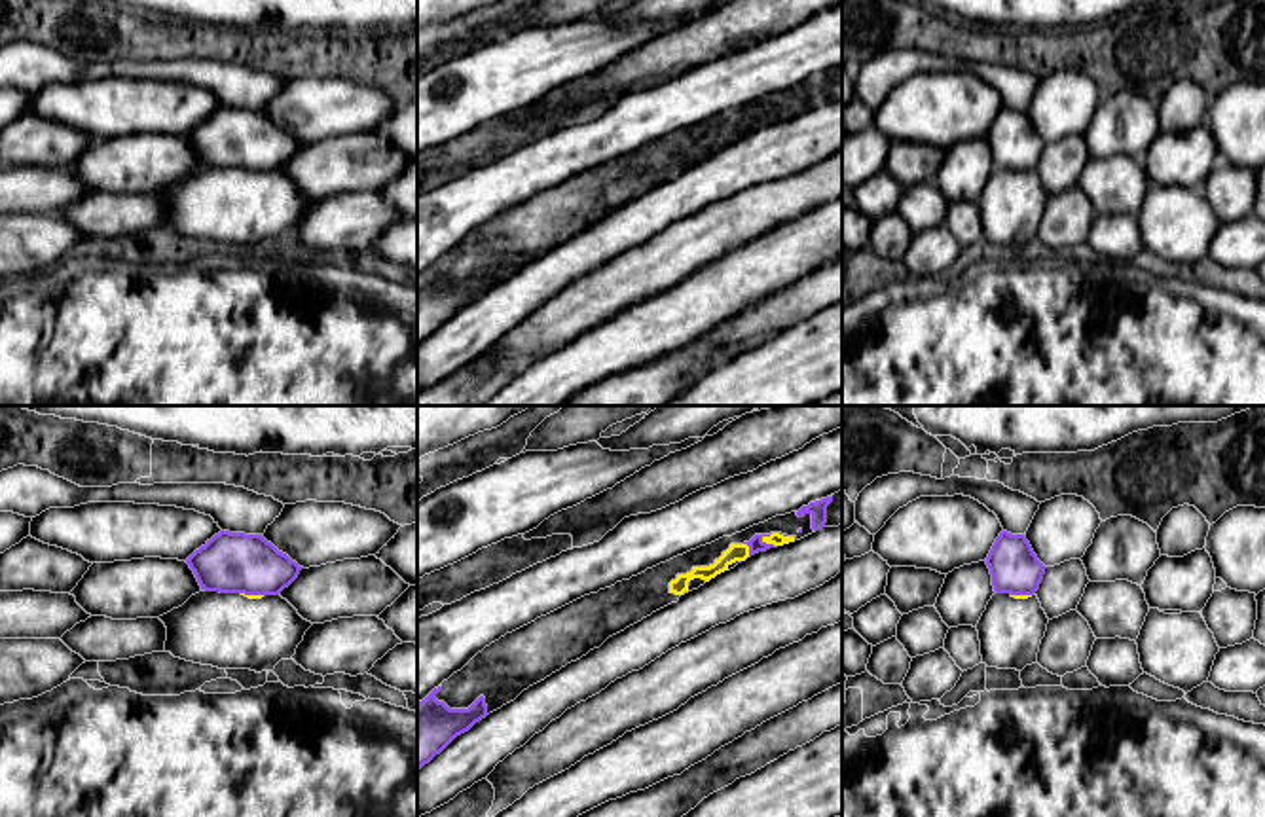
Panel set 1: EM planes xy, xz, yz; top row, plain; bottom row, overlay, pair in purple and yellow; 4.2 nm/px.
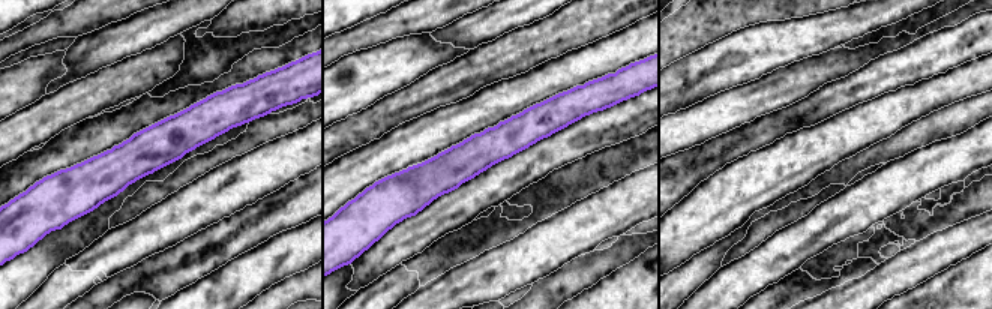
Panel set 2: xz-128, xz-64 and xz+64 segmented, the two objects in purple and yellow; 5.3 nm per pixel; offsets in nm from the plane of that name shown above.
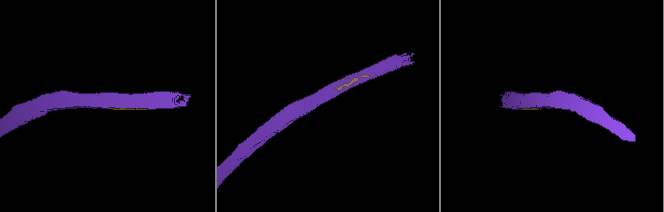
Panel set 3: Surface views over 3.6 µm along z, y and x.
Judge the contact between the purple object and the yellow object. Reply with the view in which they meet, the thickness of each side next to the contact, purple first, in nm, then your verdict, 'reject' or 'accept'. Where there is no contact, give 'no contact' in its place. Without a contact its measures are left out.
xz | 70/60 nm | reject

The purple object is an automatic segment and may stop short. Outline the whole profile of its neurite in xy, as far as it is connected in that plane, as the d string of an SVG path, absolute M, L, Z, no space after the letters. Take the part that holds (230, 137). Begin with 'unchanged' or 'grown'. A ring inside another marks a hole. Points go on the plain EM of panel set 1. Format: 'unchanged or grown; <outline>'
unchanged; M220 106L186 138L201 165L245 171L279 171L303 142L262 110Z

